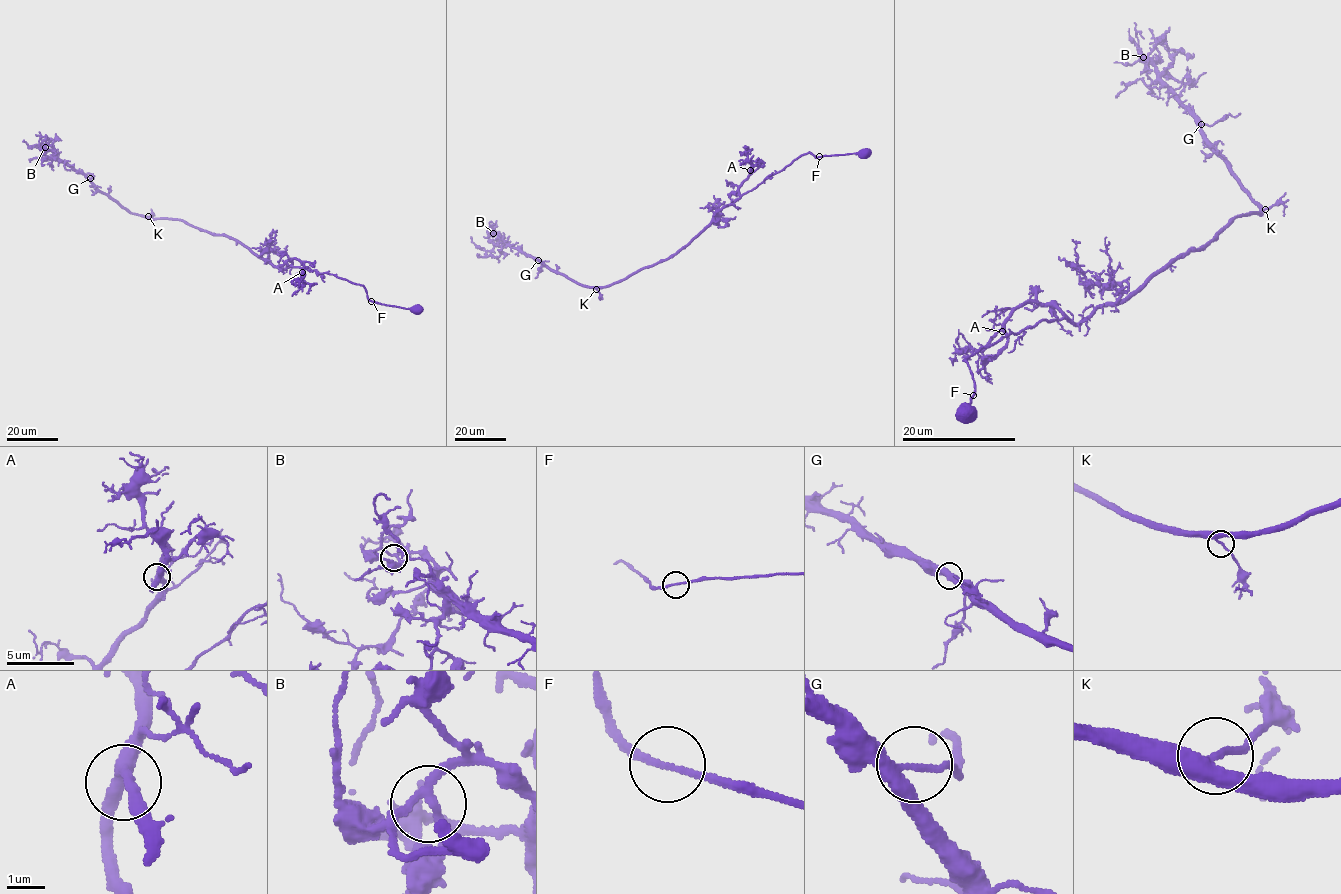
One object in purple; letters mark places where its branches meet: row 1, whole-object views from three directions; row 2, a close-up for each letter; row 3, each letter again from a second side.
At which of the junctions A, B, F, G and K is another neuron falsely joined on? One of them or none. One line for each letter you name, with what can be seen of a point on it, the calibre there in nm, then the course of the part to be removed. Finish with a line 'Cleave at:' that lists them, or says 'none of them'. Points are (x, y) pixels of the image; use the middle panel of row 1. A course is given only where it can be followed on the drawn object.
Cleave at: none of them

